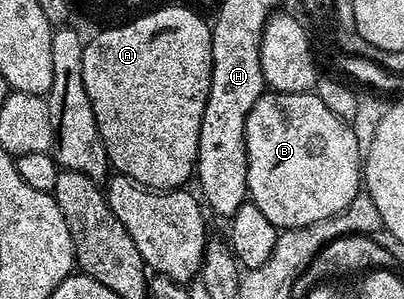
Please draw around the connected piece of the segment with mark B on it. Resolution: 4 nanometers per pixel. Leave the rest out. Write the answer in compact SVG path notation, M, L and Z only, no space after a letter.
M265 92L257 100L247 117L247 192L250 201L254 202L257 208L269 219L269 224L273 224L280 231L301 228L309 224L317 224L321 220L329 220L335 214L340 214L348 204L361 194L361 146L359 150L359 138L355 135L356 127L352 123L341 120L341 116L333 116L325 104L314 94L277 94Z

